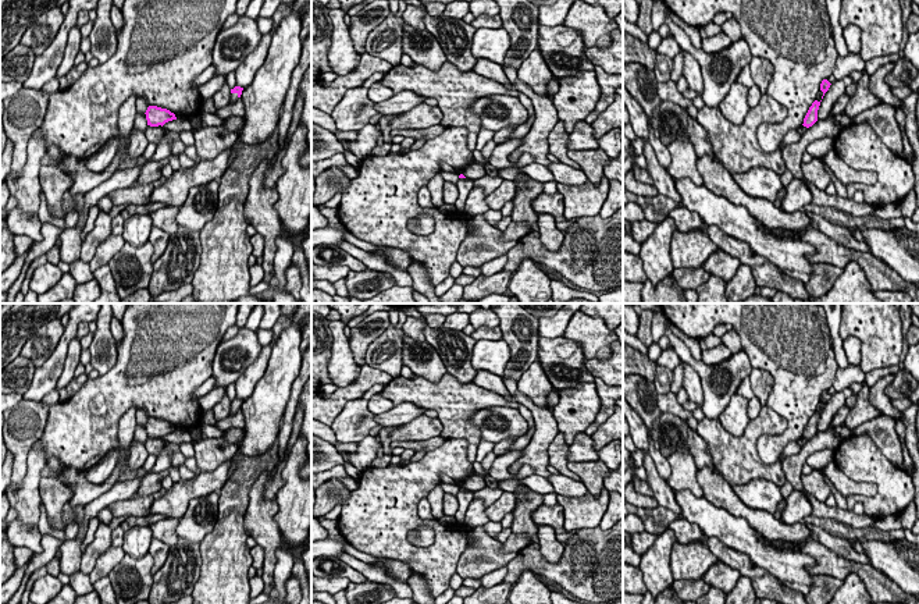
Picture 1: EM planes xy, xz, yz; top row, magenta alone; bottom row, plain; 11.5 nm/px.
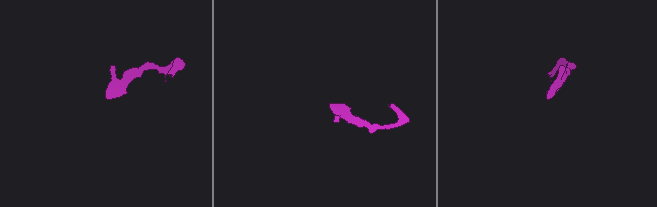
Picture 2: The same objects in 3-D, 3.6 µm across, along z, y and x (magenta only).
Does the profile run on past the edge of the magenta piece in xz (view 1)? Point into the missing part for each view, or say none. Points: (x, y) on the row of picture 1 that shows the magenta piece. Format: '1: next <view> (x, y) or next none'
1: next none

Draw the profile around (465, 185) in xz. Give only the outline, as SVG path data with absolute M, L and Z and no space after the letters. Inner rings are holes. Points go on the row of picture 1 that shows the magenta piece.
M459 178L457 181L459 198L455 202L456 212L462 213L464 209L466 199L469 192L474 188L474 180L471 178Z

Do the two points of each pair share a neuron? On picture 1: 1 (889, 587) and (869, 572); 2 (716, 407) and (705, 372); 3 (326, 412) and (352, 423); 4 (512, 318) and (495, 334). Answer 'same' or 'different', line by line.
1: same
2: same
3: different
4: different

